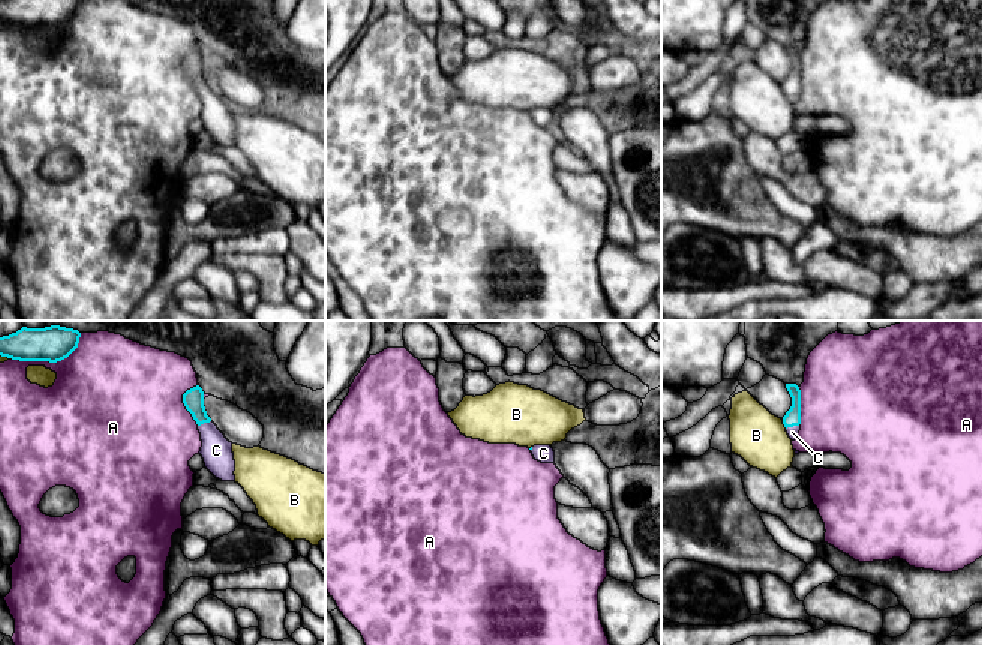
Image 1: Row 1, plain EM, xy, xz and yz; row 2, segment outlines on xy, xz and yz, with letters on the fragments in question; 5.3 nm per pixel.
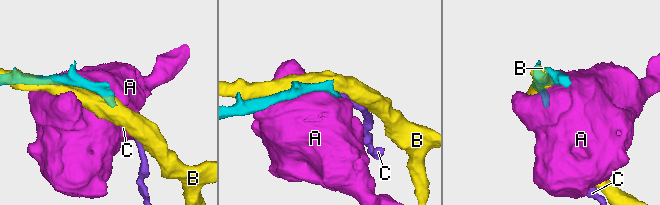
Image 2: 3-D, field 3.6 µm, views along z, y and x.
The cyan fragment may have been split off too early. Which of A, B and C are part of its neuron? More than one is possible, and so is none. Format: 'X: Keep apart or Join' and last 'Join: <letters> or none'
A: Keep apart
B: Keep apart
C: Join
Join: C

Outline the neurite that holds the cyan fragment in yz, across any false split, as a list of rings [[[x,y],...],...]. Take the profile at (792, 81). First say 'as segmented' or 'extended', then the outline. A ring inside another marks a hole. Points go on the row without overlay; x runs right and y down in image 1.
extended | [[[786,48],[786,52],[792,62],[792,70],[783,81],[783,88],[789,102],[795,105],[801,94],[801,54],[796,48]]]

